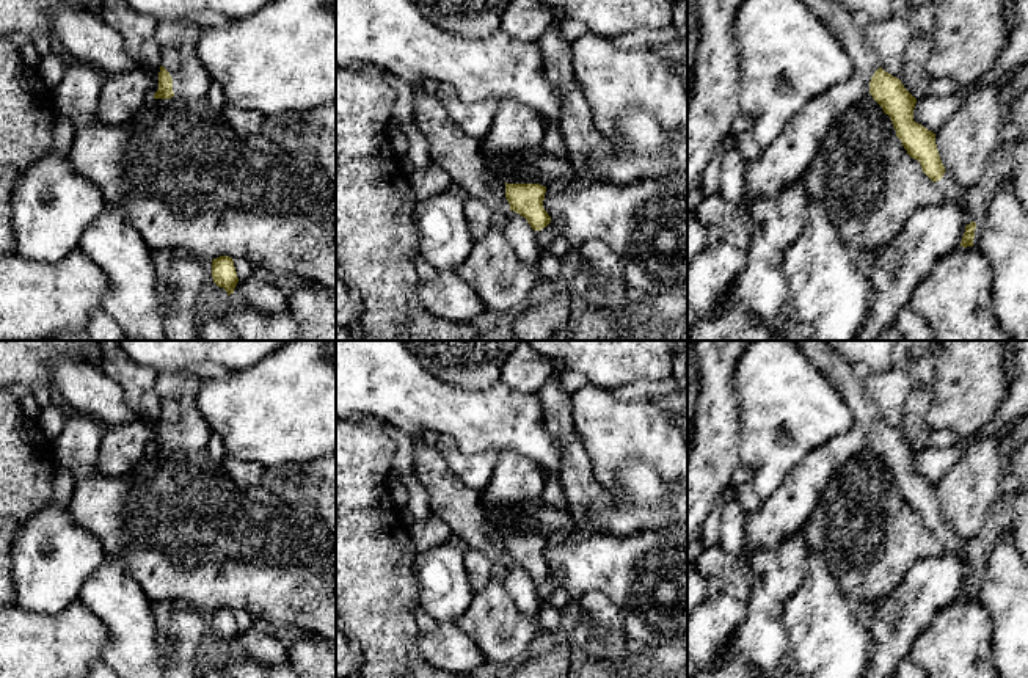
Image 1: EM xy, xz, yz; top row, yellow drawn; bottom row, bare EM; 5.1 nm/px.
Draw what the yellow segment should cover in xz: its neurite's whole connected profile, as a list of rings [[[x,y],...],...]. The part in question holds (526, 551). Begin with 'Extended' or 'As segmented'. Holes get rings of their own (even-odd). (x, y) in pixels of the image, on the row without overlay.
As segmented. [[[507,535],[505,549],[510,562],[527,571],[534,582],[541,582],[551,574],[551,568],[543,559],[546,538],[540,535]]]

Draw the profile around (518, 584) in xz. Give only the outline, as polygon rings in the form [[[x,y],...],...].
[[[510,562],[509,573],[501,584],[524,615],[537,617],[540,596],[535,592],[535,582],[524,568]]]

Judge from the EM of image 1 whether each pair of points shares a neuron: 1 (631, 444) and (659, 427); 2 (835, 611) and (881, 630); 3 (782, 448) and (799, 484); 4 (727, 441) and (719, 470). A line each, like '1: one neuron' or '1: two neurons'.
1: one neuron
2: two neurons
3: two neurons
4: one neuron

